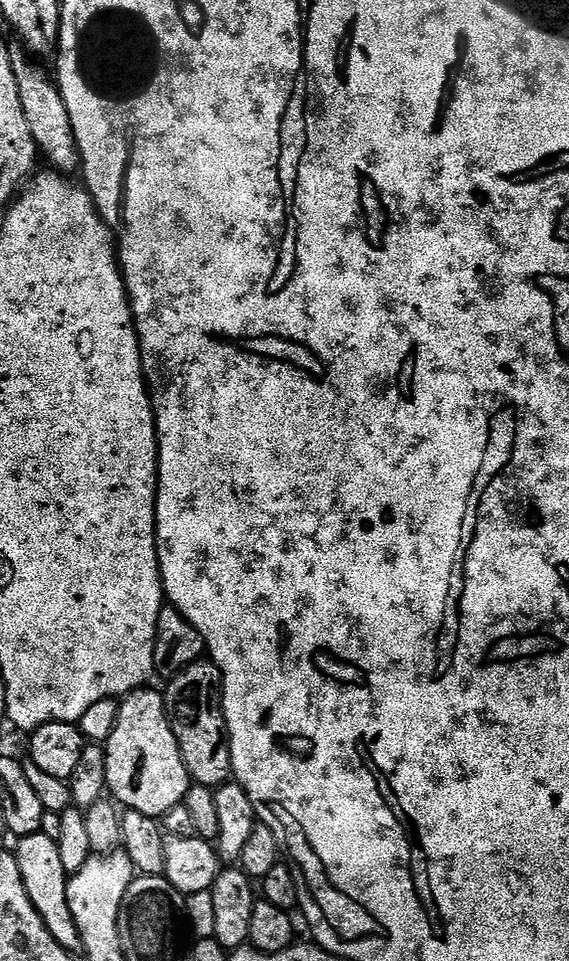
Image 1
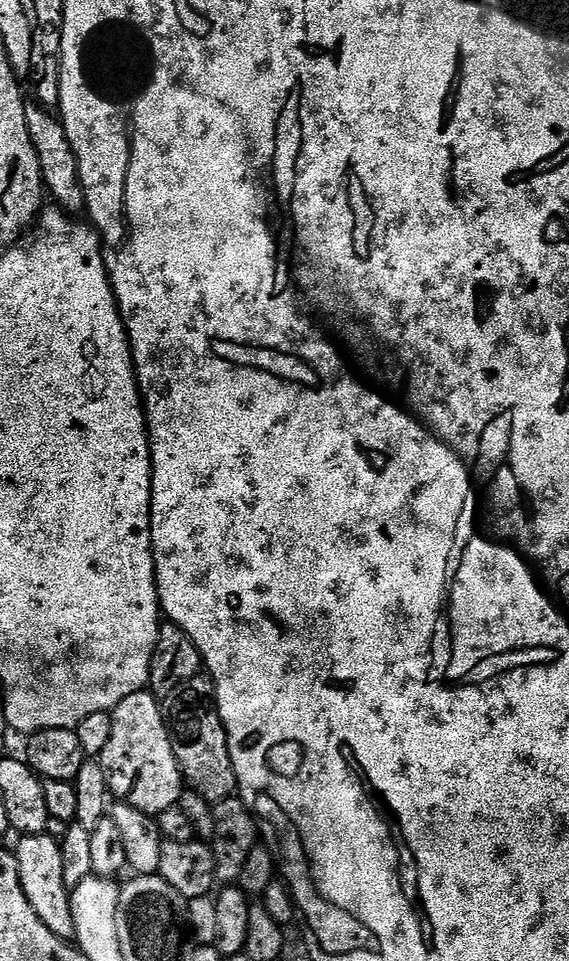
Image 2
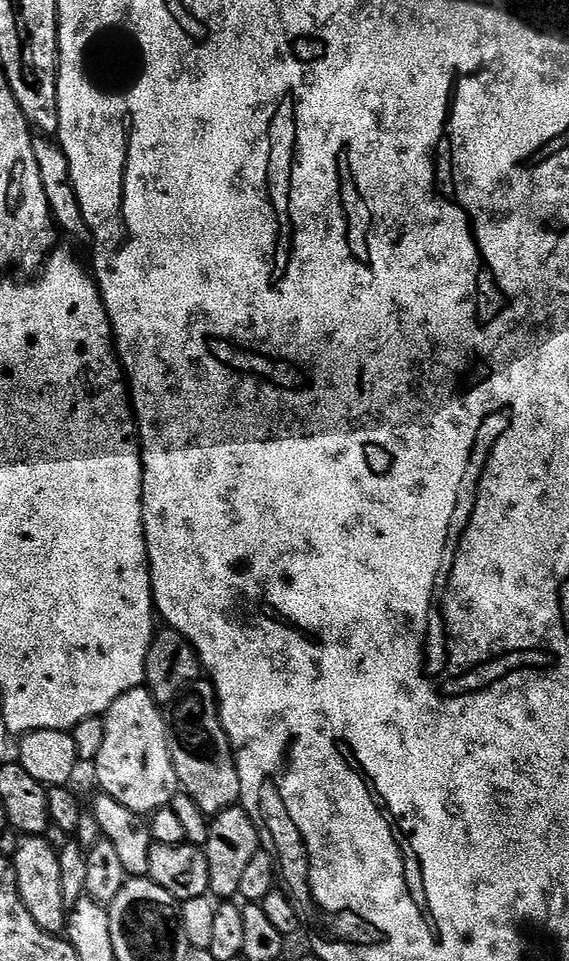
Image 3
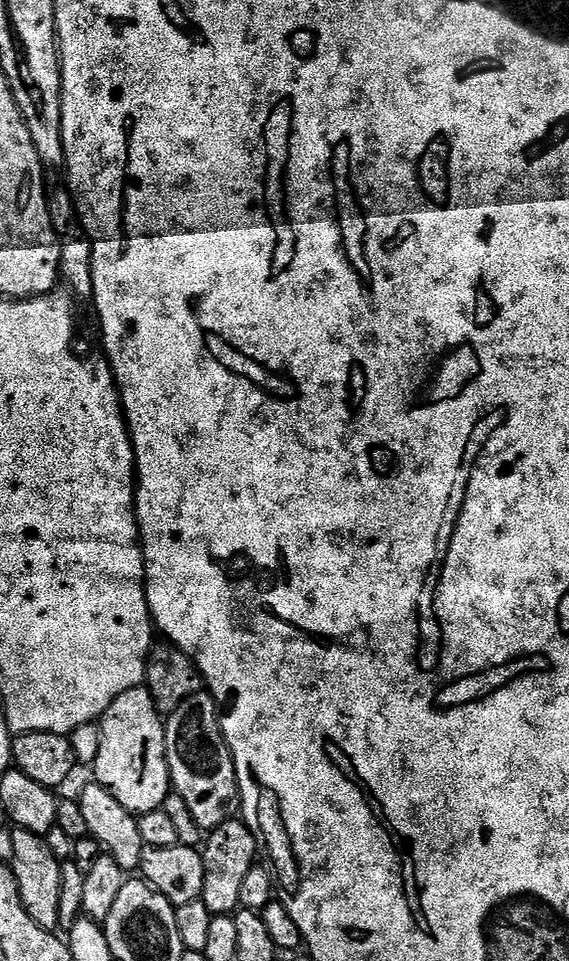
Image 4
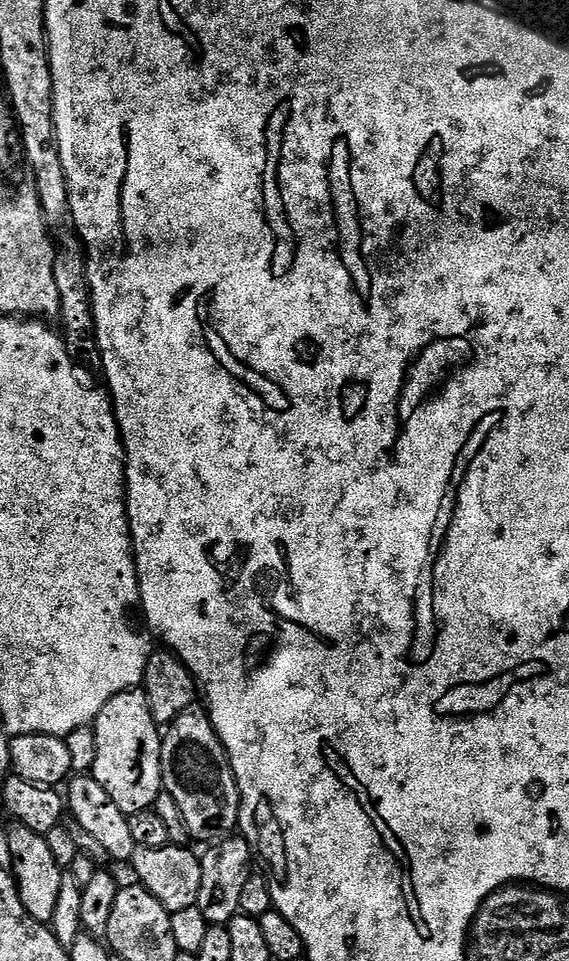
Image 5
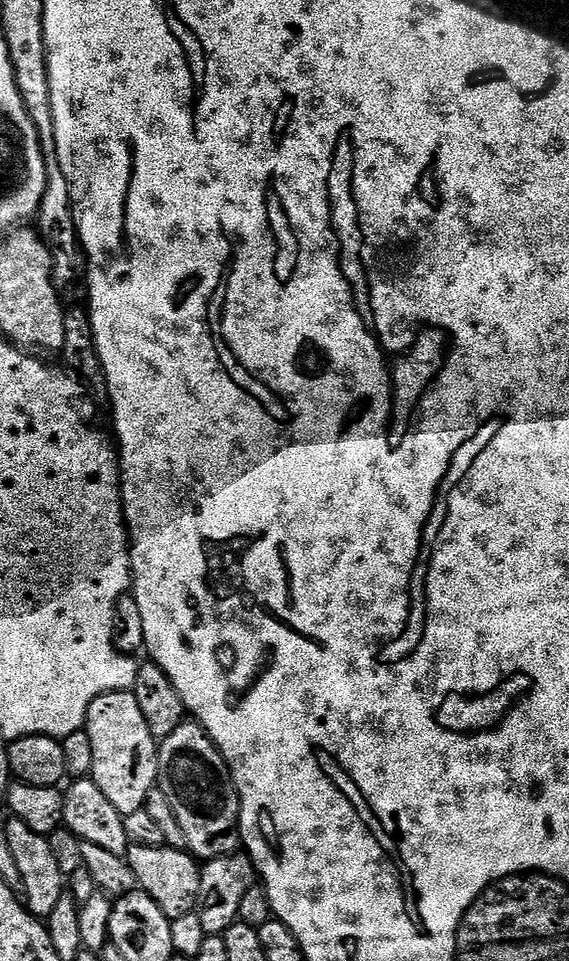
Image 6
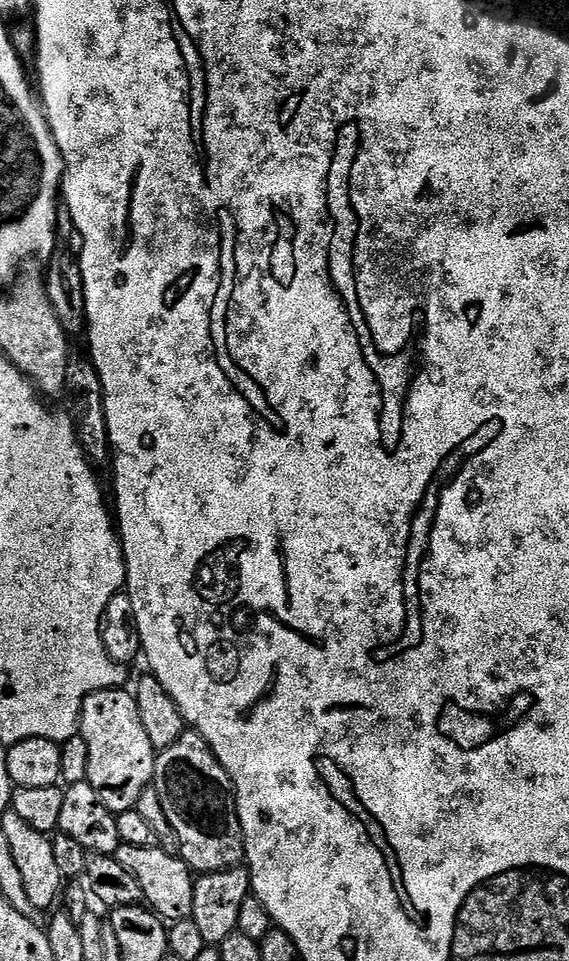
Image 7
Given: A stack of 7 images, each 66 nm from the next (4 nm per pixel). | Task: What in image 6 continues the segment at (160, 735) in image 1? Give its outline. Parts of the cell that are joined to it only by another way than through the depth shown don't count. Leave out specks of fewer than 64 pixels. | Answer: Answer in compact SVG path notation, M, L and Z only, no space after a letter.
M135 691L107 692L94 702L88 711L86 731L90 746L94 746L94 766L91 780L98 790L110 798L110 803L124 815L145 807L148 795L157 787L160 775L160 753L154 729L144 716Z

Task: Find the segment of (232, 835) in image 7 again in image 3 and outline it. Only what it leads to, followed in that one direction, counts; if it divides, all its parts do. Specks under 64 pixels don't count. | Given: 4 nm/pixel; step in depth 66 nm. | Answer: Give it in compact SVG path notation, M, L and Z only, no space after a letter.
M208 678L195 680L175 701L175 708L176 713L170 716L170 724L175 739L177 736L184 743L184 748L172 748L172 765L176 771L177 785L190 798L194 798L194 802L198 802L198 810L202 810L209 818L227 808L237 807L241 803L240 775L235 751L220 721L216 685Z

